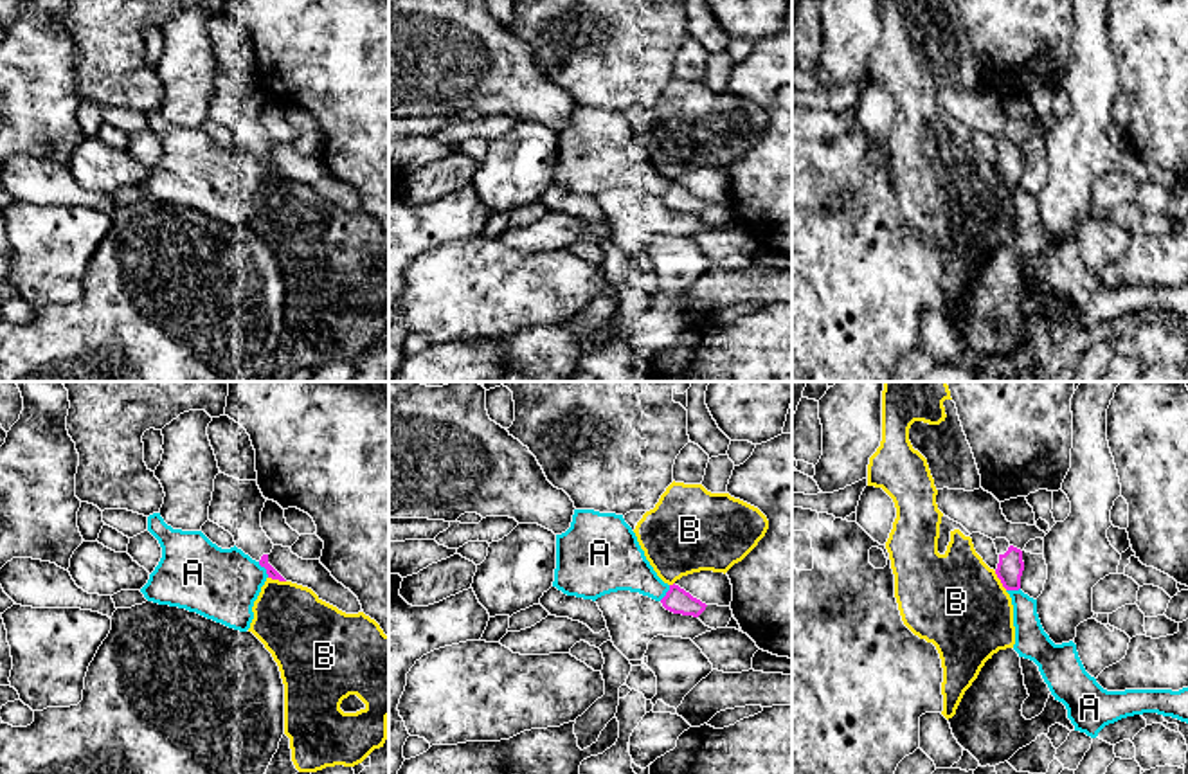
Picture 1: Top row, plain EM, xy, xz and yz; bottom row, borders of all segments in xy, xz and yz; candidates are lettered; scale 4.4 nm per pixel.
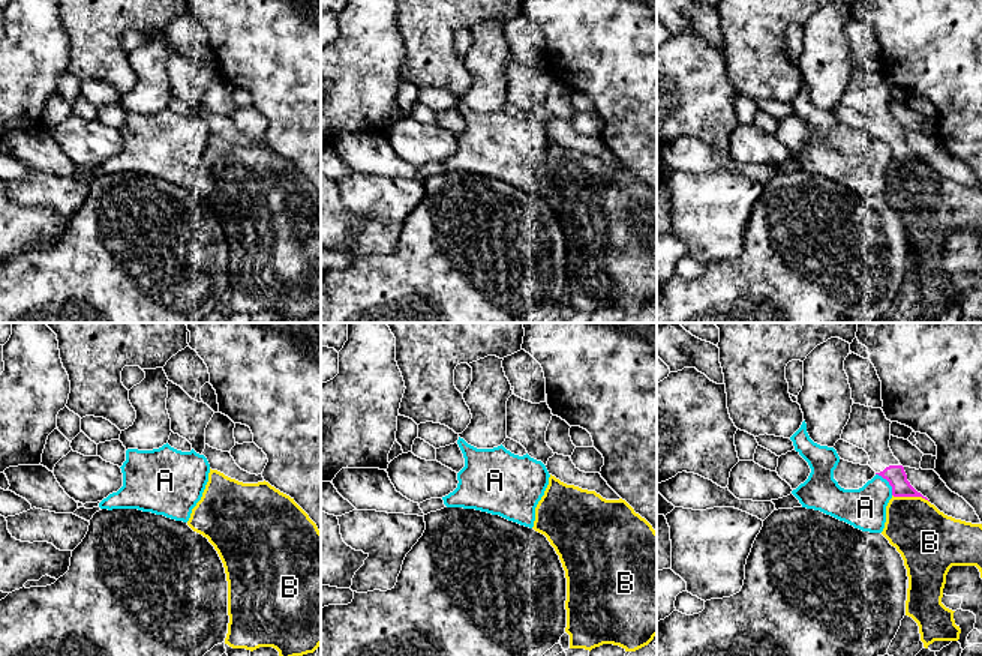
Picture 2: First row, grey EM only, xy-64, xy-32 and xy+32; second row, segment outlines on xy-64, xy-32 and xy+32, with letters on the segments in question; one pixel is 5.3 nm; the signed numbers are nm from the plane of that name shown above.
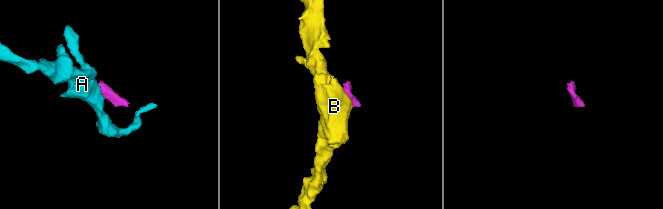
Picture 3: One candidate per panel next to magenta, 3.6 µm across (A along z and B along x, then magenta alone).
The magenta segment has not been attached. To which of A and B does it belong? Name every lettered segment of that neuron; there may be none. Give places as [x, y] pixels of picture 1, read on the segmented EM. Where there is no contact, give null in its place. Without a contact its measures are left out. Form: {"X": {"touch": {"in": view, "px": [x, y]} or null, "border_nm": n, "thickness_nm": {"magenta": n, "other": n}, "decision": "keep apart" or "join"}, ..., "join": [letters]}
{"A": {"touch": {"in": "xy", "px": [265, 567]}, "border_nm": 90, "thickness_nm": {"magenta": 50, "other": 320}, "decision": "keep apart"}, "B": {"touch": {"in": "yz", "px": [999, 578]}, "border_nm": 110, "thickness_nm": {"magenta": 120, "other": 420}, "decision": "keep apart"}, "join": []}

